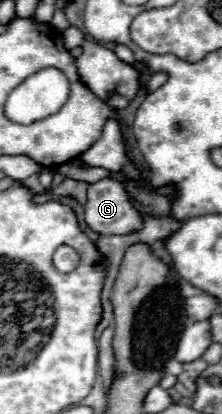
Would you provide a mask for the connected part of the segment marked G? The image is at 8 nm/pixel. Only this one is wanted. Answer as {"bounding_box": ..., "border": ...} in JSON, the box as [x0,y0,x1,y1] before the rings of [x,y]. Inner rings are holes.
{"bounding_box":[84,178,142,234],"border":[[[110,178],[88,186],[84,222],[98,234],[128,234],[142,226],[140,214],[128,202],[122,184]]]}

